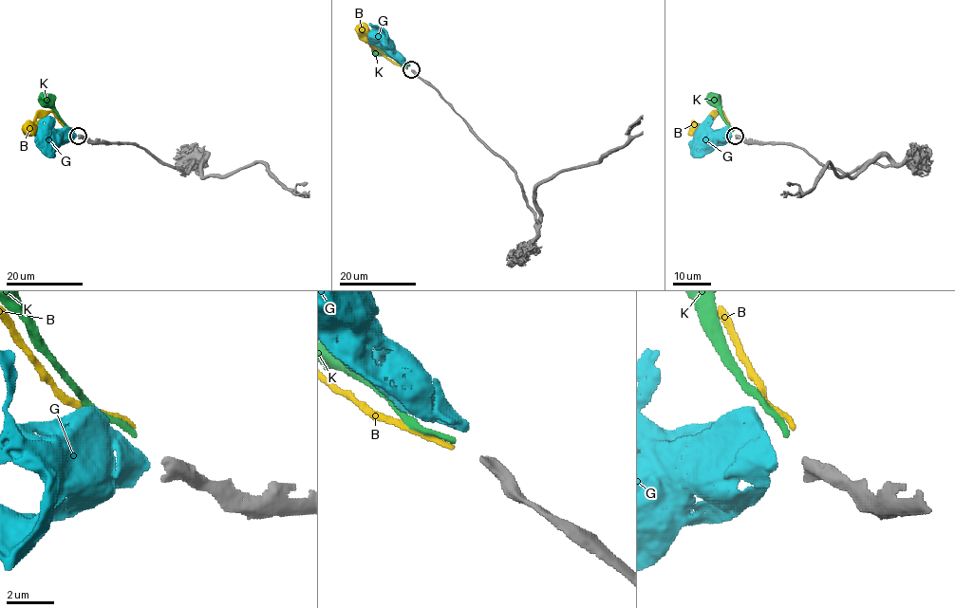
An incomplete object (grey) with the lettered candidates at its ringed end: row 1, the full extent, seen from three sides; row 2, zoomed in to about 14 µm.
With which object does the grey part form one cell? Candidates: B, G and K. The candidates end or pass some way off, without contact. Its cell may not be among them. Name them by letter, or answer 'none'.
G

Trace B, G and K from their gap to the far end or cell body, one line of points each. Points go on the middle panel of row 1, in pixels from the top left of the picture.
B: (406, 69), (383, 56), (365, 39), (364, 30)
G: (409, 66), (390, 45), (381, 43), (375, 37)
K: (406, 68), (380, 48)

